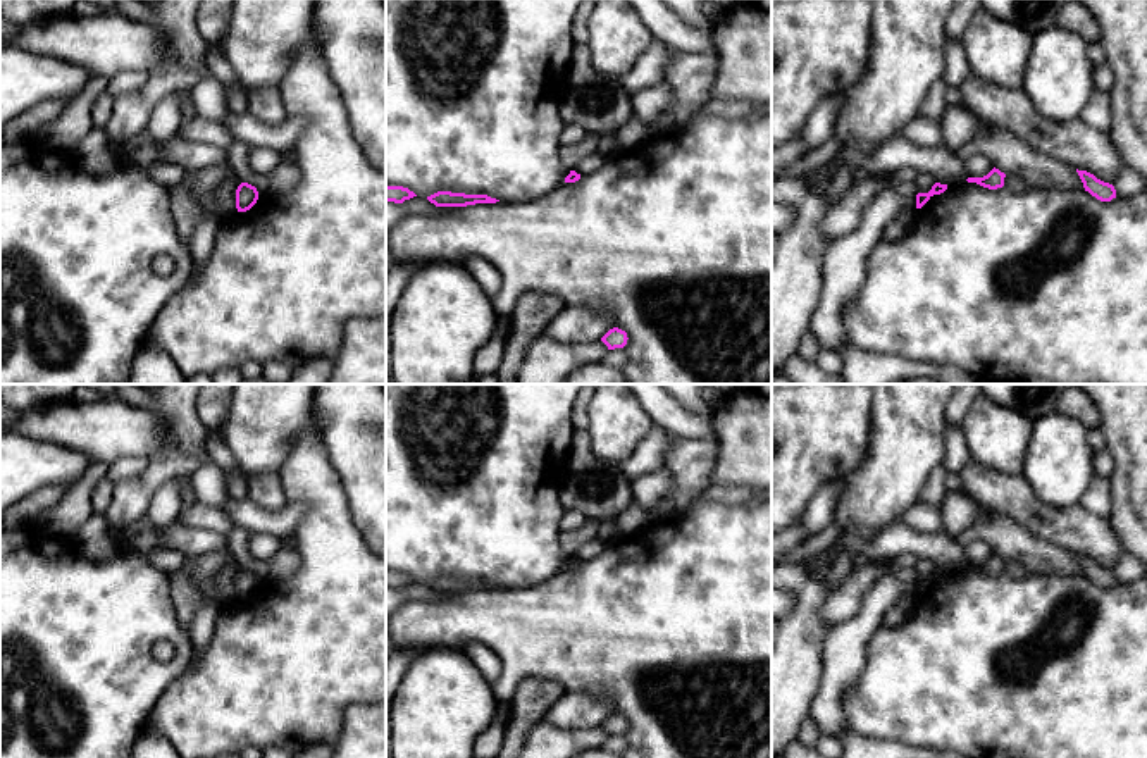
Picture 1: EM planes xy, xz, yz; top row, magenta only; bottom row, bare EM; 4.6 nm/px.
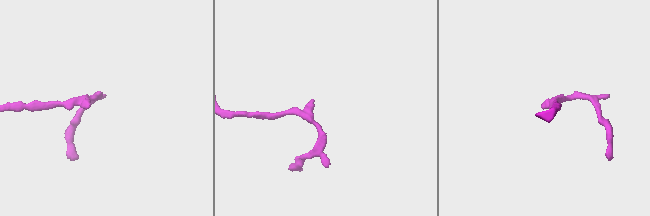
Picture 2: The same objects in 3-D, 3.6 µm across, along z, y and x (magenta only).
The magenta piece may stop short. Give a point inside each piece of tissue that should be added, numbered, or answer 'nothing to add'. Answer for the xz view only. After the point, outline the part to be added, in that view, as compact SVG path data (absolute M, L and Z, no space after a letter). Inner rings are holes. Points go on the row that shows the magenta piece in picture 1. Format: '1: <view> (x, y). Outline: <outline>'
nothing to add

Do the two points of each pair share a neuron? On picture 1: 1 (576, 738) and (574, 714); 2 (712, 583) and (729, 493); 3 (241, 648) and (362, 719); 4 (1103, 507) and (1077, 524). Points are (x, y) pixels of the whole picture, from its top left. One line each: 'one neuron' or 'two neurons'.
1: two neurons
2: two neurons
3: two neurons
4: two neurons

